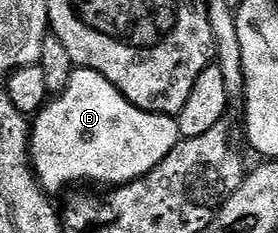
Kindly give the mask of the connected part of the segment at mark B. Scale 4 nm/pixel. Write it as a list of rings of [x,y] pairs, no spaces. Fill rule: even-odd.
[[[73,67],[69,84],[64,92],[35,113],[32,125],[32,167],[43,185],[44,191],[57,194],[71,186],[75,180],[97,180],[104,186],[129,184],[144,176],[158,162],[162,162],[181,140],[179,123],[171,116],[159,116],[157,112],[147,112],[134,106],[102,74],[89,68]]]

